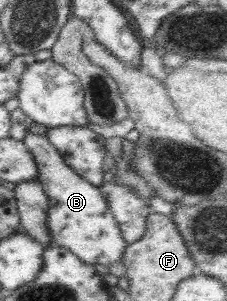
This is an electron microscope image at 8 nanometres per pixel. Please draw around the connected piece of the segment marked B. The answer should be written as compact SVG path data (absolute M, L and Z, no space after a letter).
M26 131L23 143L37 164L38 183L50 199L46 226L52 237L52 245L69 249L81 261L92 266L99 263L108 267L113 263L122 262L129 243L123 239L102 191L73 172L47 136Z

